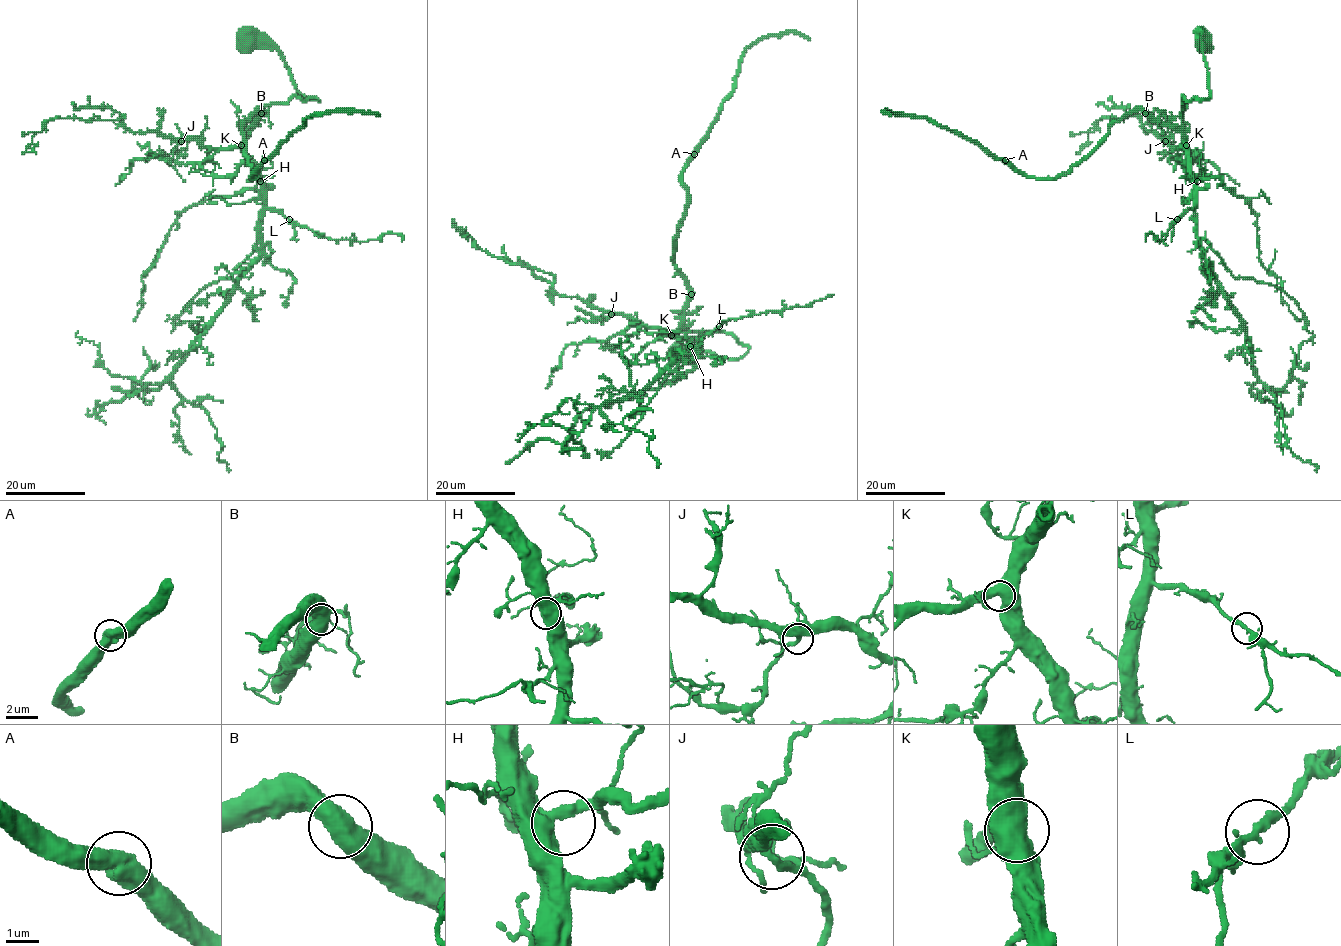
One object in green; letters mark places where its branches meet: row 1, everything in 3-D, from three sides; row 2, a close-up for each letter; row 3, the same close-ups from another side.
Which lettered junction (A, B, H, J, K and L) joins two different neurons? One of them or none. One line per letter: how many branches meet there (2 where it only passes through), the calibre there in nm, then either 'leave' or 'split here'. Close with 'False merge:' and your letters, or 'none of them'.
A: 2 branches meet; 650 nm thick; leave
B: 2 branches meet; 650 nm thick; leave
H: 2 branches meet; 400 nm thick; leave
J: 3 branches meet; 400 nm thick; leave
K: 2 branches meet; 600 nm thick; leave
L: 2 branches meet; 280 nm thick; leave
False merge: none of them

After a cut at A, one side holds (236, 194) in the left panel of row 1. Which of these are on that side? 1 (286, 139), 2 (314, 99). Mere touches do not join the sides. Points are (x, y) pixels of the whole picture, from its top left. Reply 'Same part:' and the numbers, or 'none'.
Same part: 2

